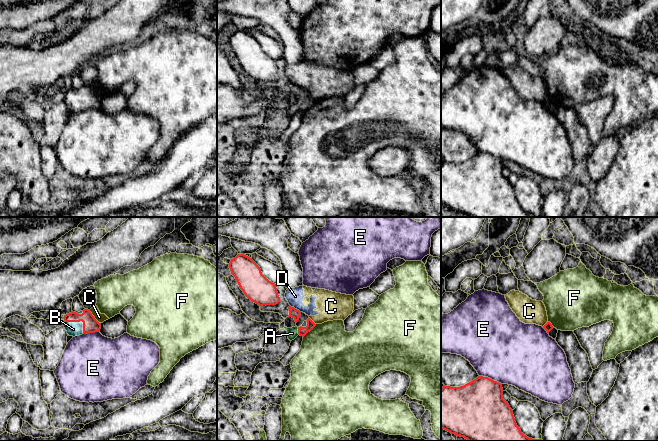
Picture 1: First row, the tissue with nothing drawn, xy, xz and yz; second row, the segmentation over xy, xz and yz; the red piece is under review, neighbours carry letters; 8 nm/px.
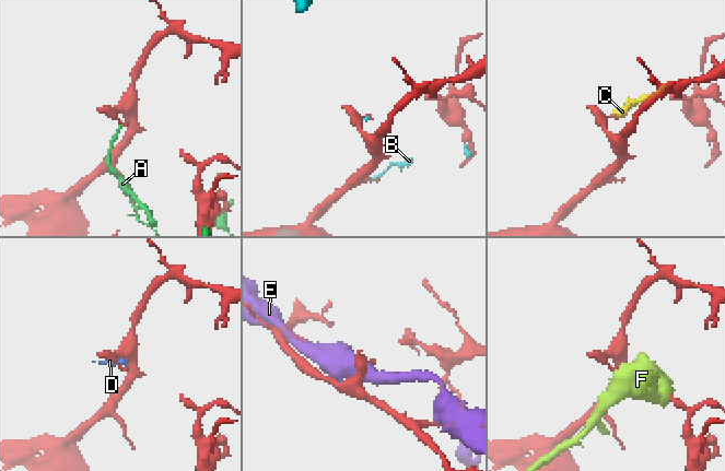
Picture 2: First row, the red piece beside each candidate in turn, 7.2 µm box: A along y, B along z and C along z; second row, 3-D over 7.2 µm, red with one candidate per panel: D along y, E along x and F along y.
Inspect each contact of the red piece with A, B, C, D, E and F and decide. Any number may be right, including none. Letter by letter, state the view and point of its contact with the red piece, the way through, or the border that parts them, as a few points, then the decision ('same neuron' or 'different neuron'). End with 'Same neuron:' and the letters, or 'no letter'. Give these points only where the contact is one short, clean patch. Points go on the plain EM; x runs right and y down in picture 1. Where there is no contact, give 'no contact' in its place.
A: xz (298, 107) | along xz (297, 103), (299, 110) | different neuron
B: xy (79, 97) | same neuron
C: xy (94, 93) | along xy (89, 86), (100, 99) | different neuron
D: xz (294, 84) | different neuron
E: yz (489, 154) | different neuron
F: xz (309, 107) | different neuron
Same neuron: B

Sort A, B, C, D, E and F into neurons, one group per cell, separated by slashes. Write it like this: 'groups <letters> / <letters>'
groups A / B / C D / E / F

